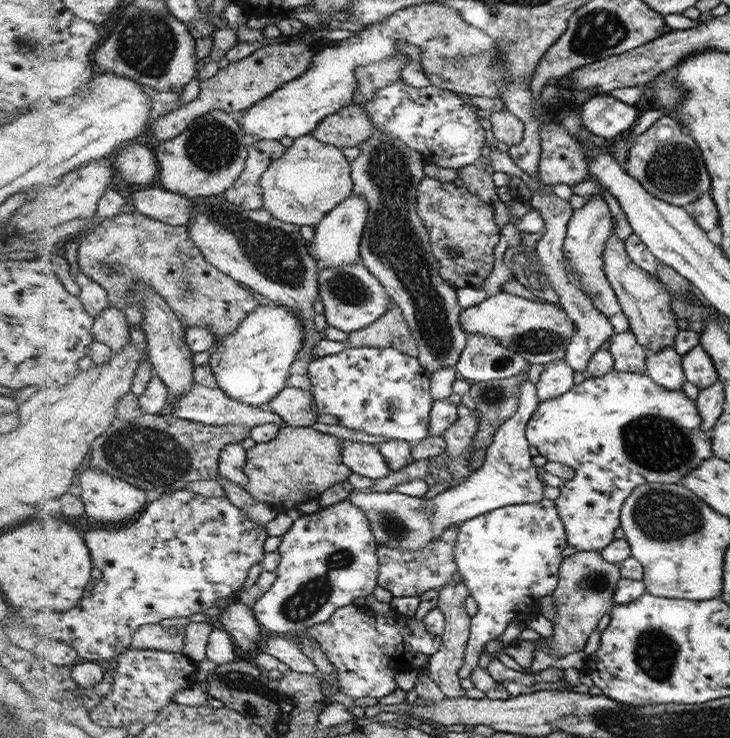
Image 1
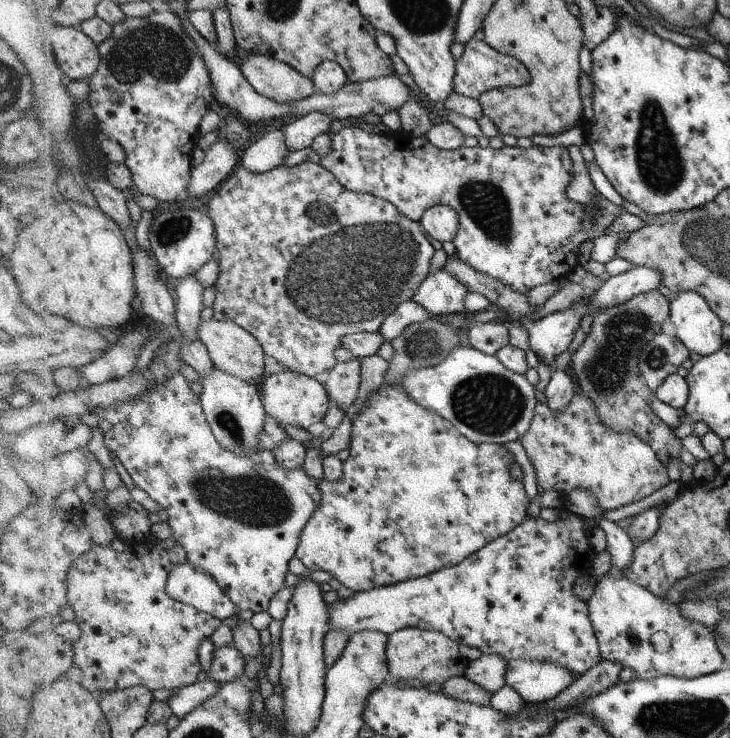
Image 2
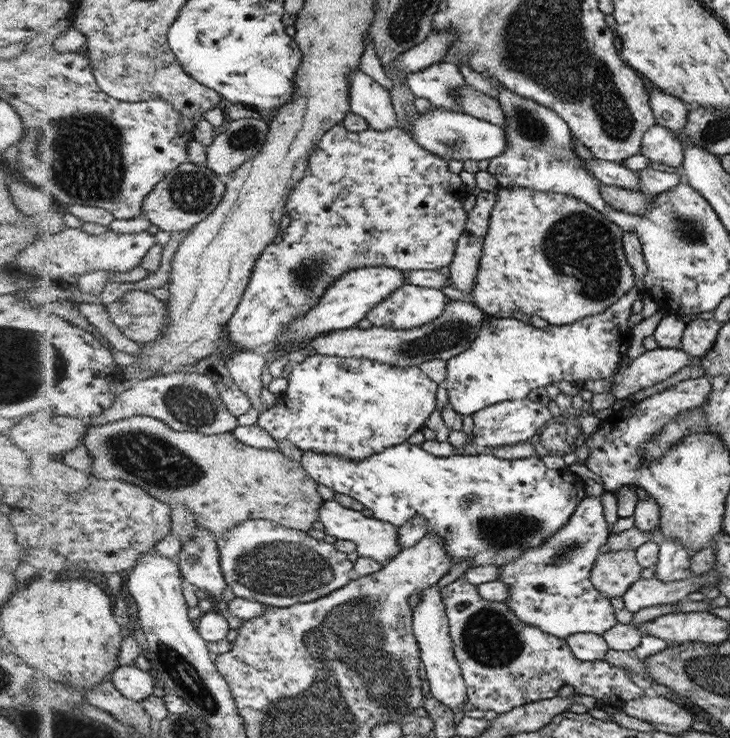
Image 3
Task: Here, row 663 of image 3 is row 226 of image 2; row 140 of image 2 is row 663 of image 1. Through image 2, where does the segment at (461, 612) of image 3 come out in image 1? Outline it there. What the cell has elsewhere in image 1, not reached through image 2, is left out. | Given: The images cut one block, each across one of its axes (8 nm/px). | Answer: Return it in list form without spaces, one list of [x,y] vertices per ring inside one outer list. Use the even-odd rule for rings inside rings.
[[[353,604],[339,608],[332,618],[325,623],[305,629],[307,636],[318,645],[318,648],[328,657],[328,660],[337,668],[337,682],[342,693],[352,699],[372,697],[380,699],[395,691],[398,686],[395,680],[396,671],[427,668],[430,659],[436,651],[441,650],[442,639],[434,635],[423,621],[398,613],[396,609],[389,608],[385,614],[375,613],[373,610],[363,609]]]

